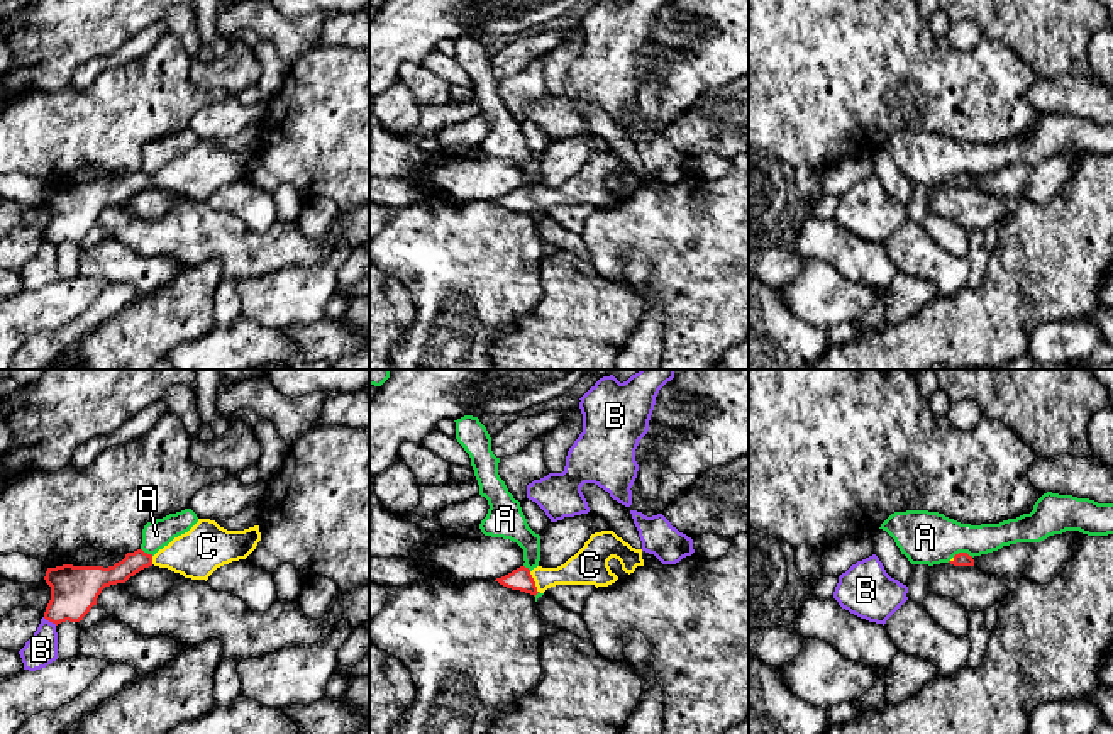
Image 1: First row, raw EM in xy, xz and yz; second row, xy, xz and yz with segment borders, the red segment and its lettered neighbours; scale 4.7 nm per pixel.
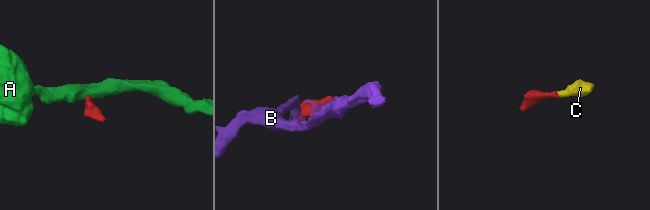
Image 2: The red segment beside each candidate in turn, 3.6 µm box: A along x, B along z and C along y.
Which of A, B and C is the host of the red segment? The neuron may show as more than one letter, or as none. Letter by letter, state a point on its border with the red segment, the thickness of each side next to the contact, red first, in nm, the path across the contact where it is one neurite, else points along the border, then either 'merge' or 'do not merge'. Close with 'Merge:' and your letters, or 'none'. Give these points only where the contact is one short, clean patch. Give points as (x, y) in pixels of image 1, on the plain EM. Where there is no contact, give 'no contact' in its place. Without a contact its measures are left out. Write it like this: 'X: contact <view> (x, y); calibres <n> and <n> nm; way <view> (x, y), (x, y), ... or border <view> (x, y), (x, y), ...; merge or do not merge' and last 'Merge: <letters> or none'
A: contact yz (963, 173); calibres 60 and 260 nm; border yz (952, 177), (959, 173), (973, 177); do not merge
B: contact xy (49, 241); calibres 220 and 160 nm; border xy (43, 238), (56, 244); do not merge
C: contact xz (534, 202); calibres 110 and 160 nm; way xz (520, 199), (534, 202), (583, 189); merge
Merge: C

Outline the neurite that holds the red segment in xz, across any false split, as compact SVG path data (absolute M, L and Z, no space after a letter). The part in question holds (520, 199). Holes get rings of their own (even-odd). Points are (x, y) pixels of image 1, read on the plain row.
M601 151L591 154L584 166L557 188L537 186L530 192L520 186L495 202L534 217L556 205L608 207L618 200L608 186L612 178L618 180L622 190L628 195L634 193L637 186L644 186L642 170L632 168L613 151Z

